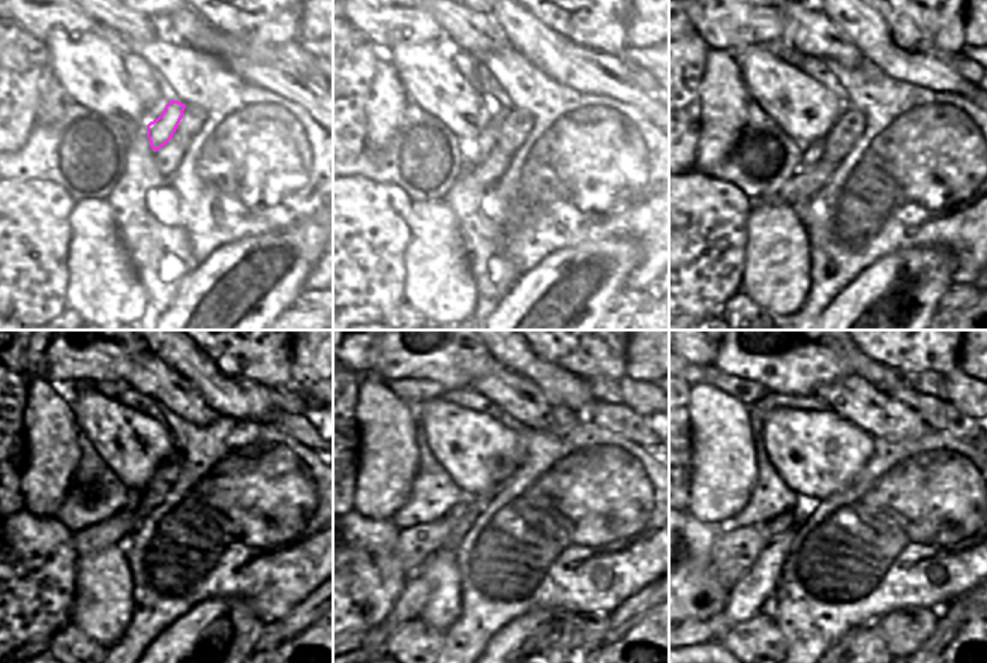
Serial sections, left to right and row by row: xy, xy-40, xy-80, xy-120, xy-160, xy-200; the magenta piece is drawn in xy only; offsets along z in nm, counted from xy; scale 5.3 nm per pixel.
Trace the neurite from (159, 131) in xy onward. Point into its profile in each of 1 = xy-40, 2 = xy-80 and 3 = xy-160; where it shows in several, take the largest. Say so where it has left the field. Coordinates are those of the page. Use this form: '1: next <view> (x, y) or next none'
1: next xy-40 (476, 152)
2: next xy-80 (812, 153)
3: next xy-160 (458, 510)

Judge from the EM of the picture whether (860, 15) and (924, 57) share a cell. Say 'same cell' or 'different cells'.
same cell

